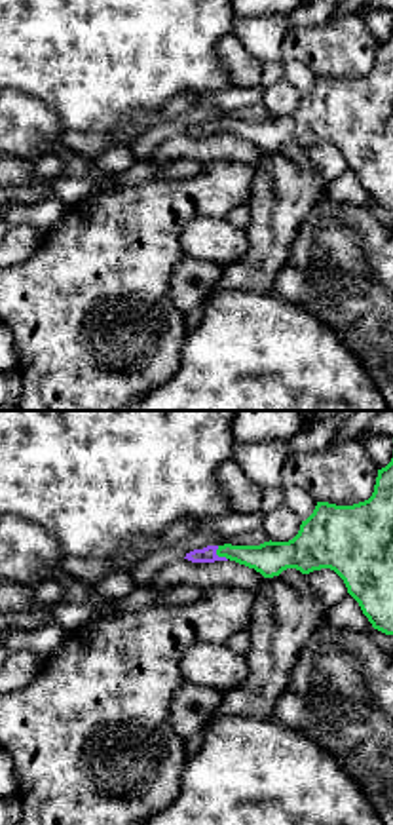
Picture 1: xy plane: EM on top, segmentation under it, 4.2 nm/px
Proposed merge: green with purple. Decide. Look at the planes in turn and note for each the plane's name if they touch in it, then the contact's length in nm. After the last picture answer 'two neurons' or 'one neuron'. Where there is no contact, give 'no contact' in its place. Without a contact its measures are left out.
meets green in xy; contact 80 nm long

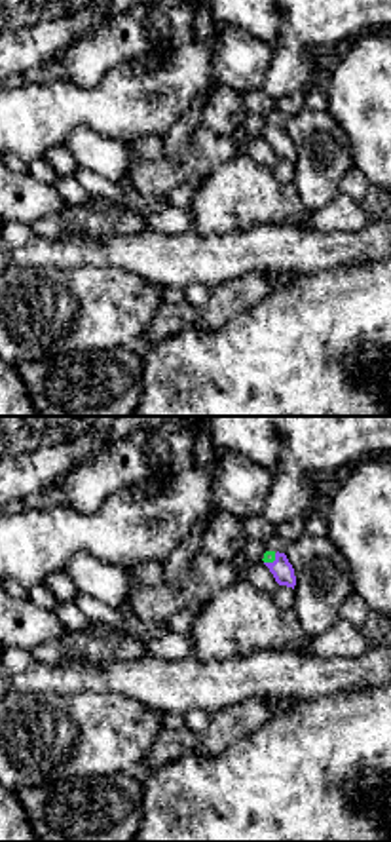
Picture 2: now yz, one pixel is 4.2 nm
meets green in yz; contact 70 nm long

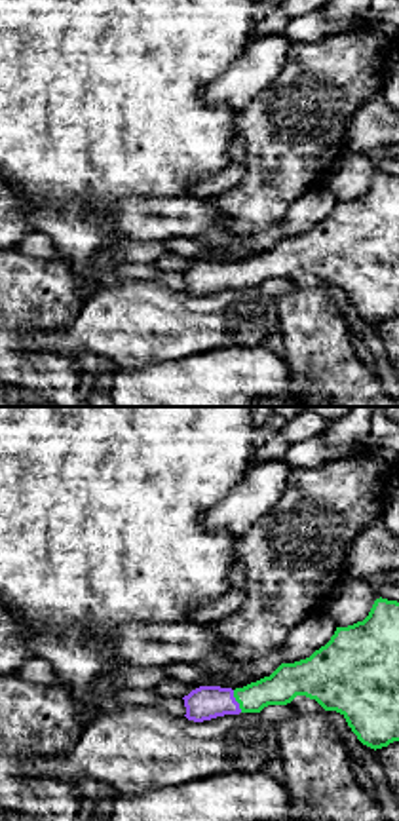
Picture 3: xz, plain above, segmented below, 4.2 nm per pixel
meets green in xz; contact 100 nm long

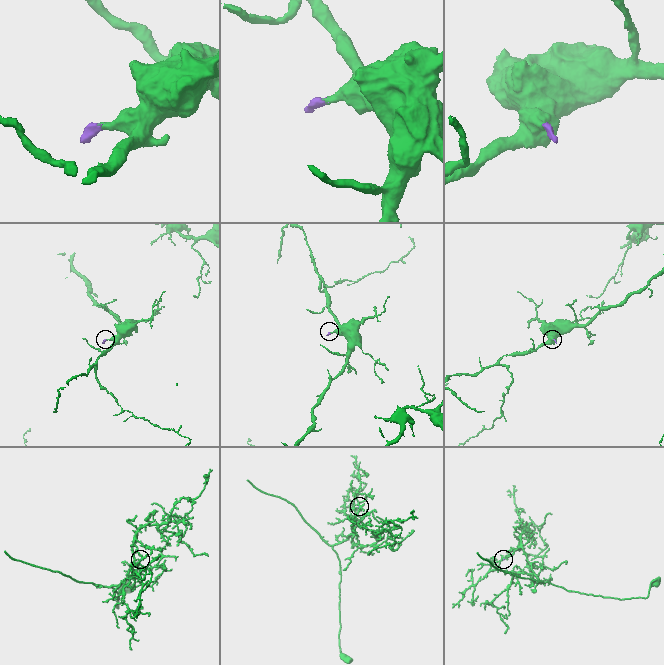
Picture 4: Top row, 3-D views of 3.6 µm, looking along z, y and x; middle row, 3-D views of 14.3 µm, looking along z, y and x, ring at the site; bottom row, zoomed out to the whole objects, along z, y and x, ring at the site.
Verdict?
one neuron

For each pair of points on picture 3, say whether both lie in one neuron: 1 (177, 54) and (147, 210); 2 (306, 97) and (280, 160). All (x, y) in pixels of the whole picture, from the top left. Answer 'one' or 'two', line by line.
1: two
2: one

